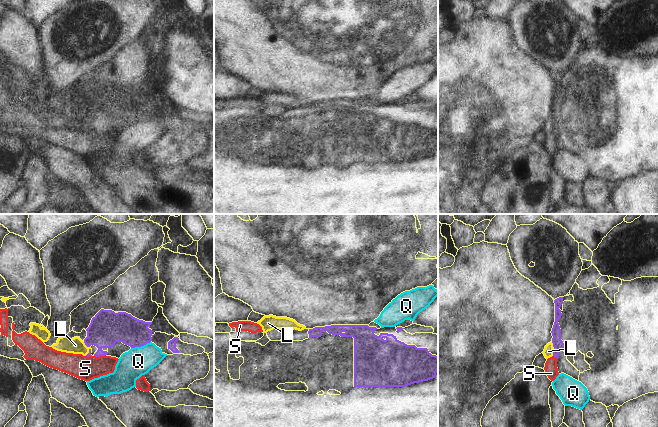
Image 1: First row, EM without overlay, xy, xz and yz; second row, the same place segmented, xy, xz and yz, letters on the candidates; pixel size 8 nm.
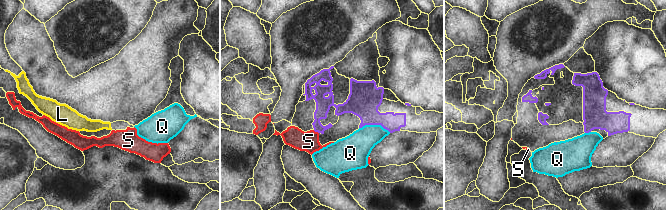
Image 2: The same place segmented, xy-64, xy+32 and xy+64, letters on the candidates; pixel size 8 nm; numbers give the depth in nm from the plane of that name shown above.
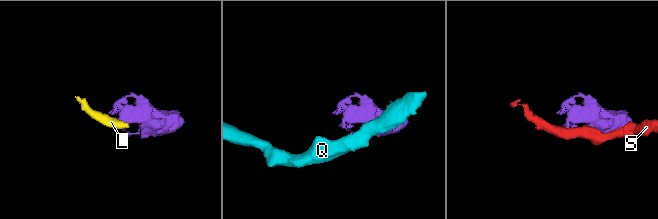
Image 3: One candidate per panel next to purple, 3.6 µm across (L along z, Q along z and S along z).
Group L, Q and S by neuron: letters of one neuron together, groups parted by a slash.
L / Q / S

